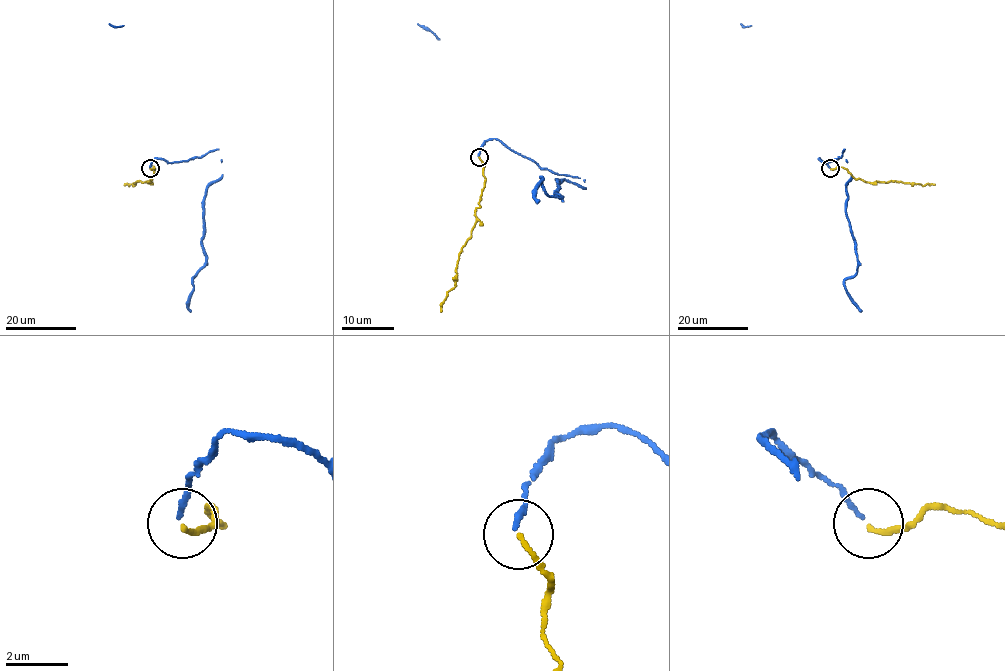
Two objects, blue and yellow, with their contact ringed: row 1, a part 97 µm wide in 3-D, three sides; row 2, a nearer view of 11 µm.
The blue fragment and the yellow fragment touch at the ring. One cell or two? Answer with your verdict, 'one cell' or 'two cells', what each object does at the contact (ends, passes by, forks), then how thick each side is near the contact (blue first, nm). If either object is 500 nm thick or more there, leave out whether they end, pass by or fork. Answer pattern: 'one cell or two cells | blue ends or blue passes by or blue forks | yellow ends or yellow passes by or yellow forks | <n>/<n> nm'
one cell | blue ends | yellow ends | 130/150 nm

